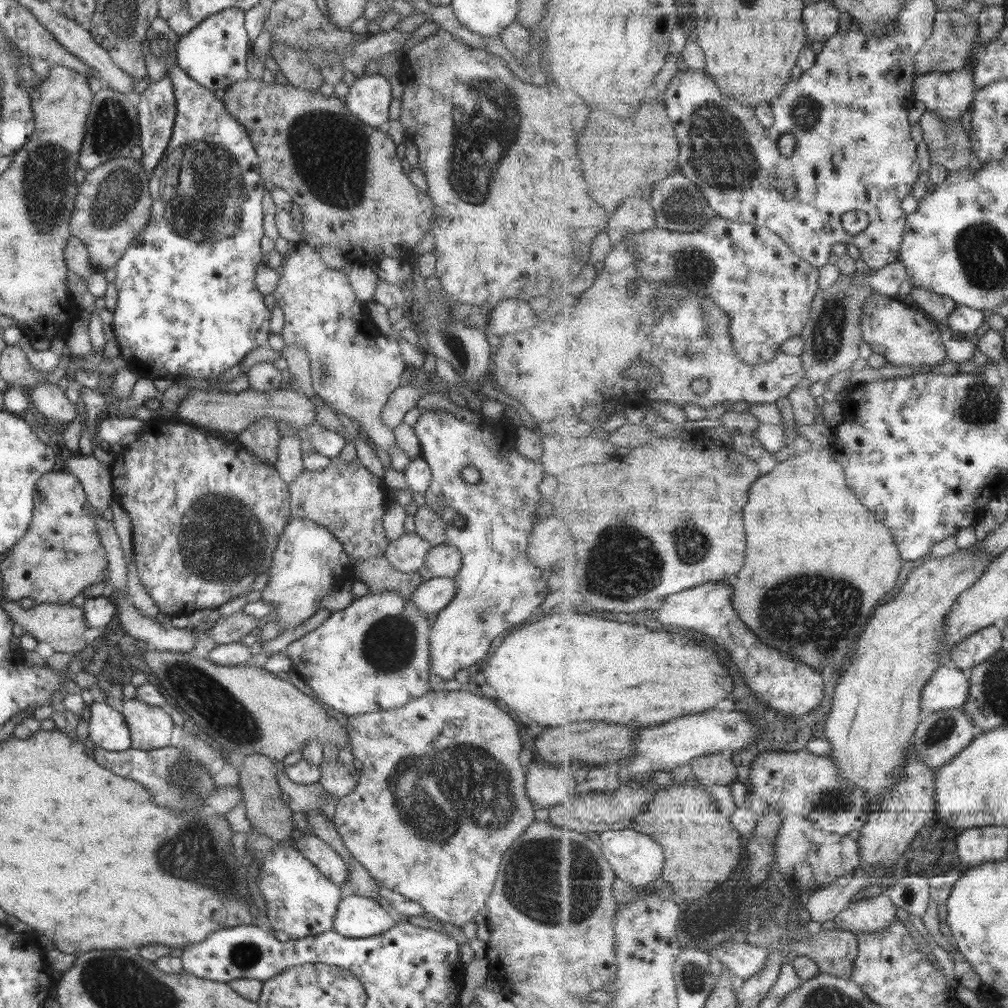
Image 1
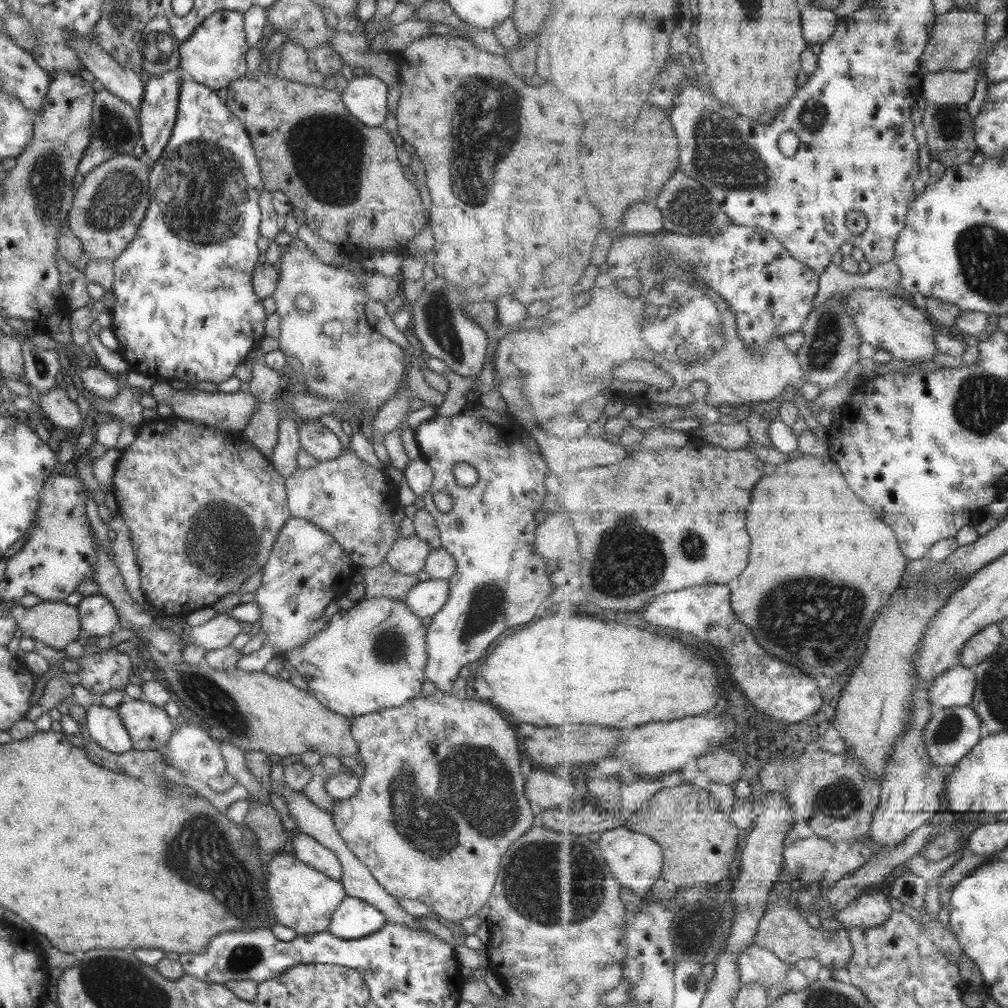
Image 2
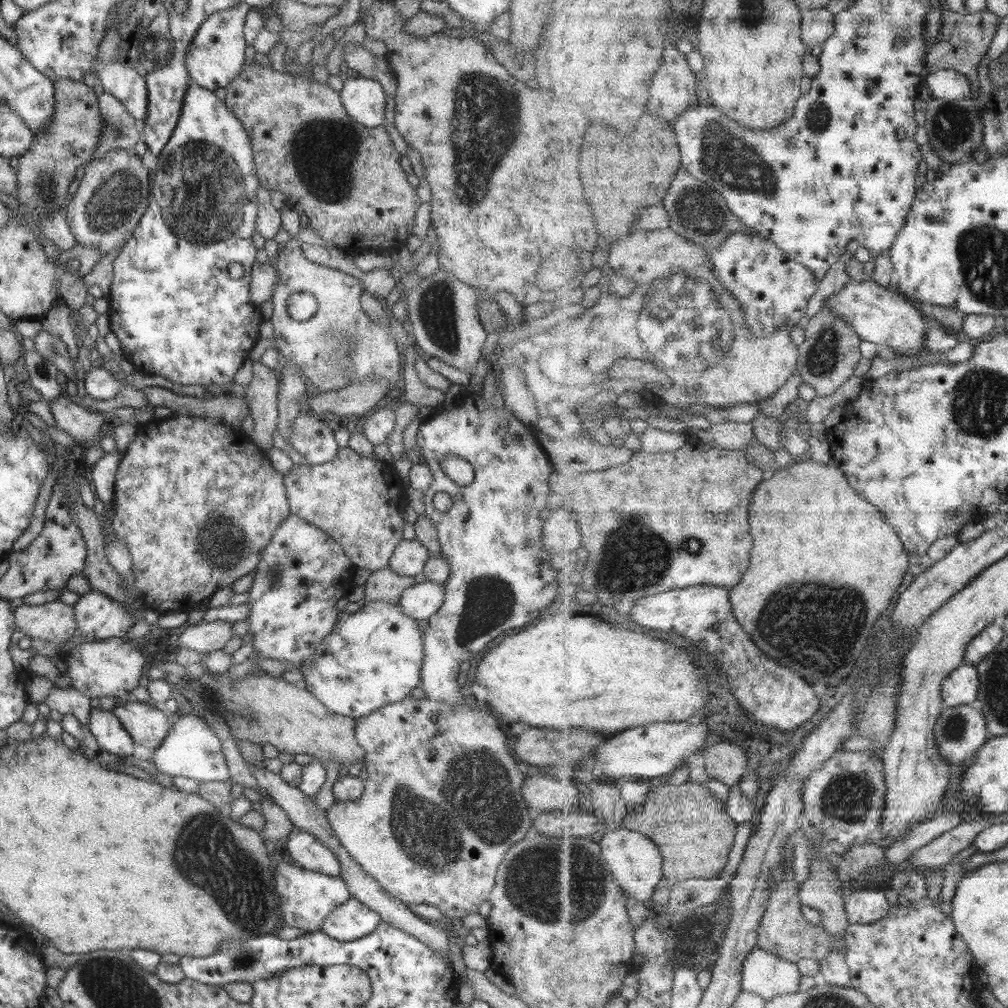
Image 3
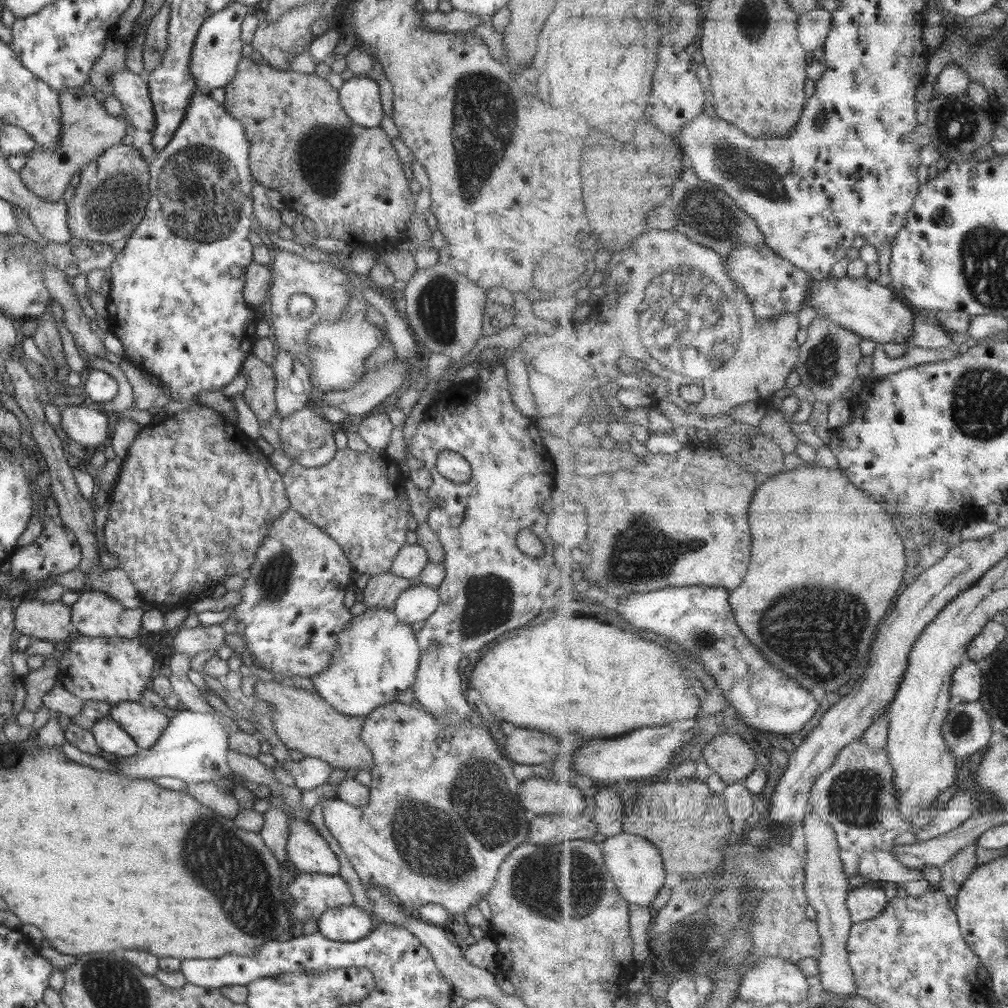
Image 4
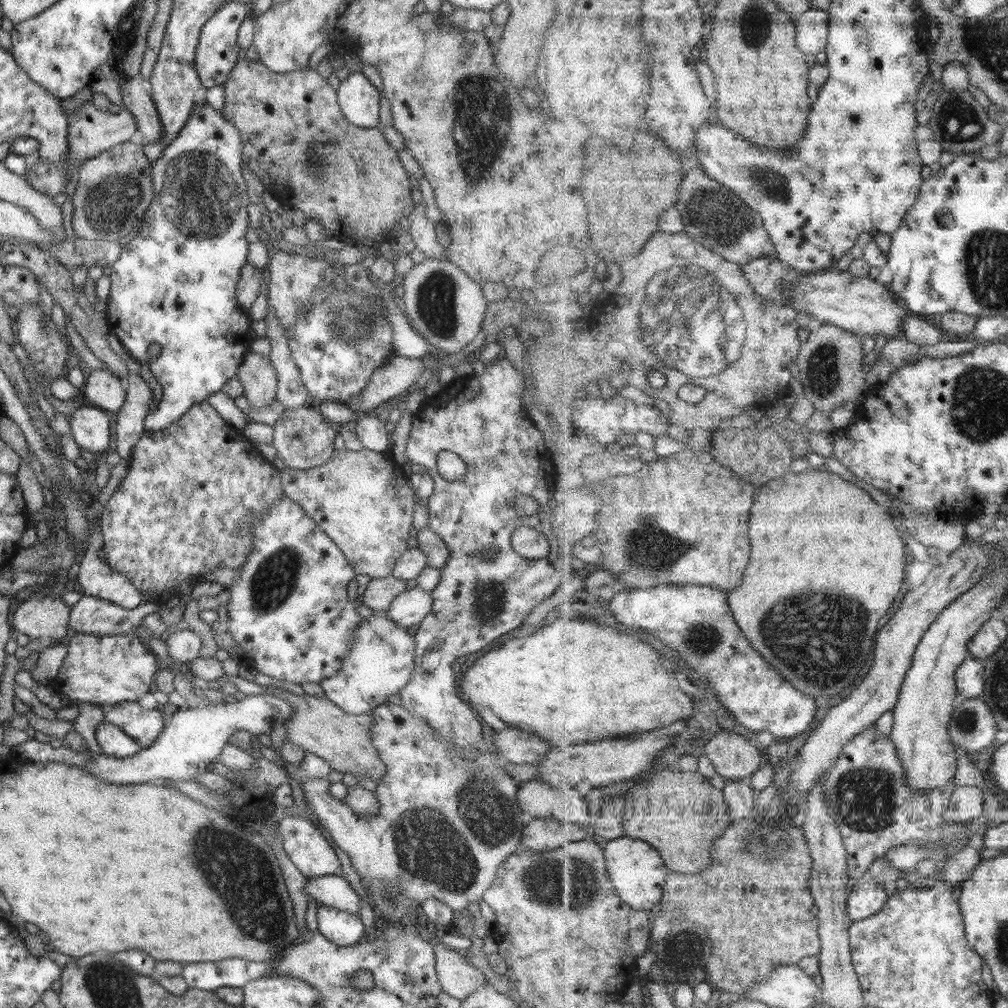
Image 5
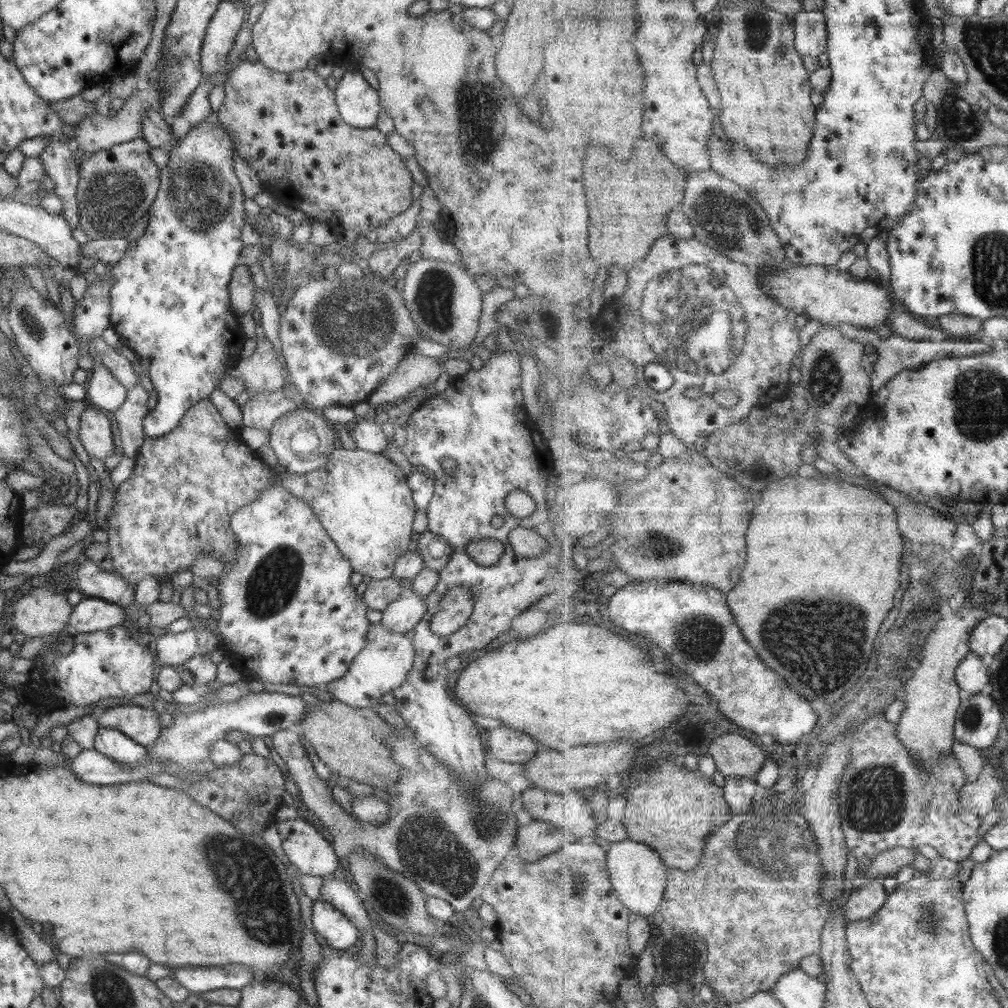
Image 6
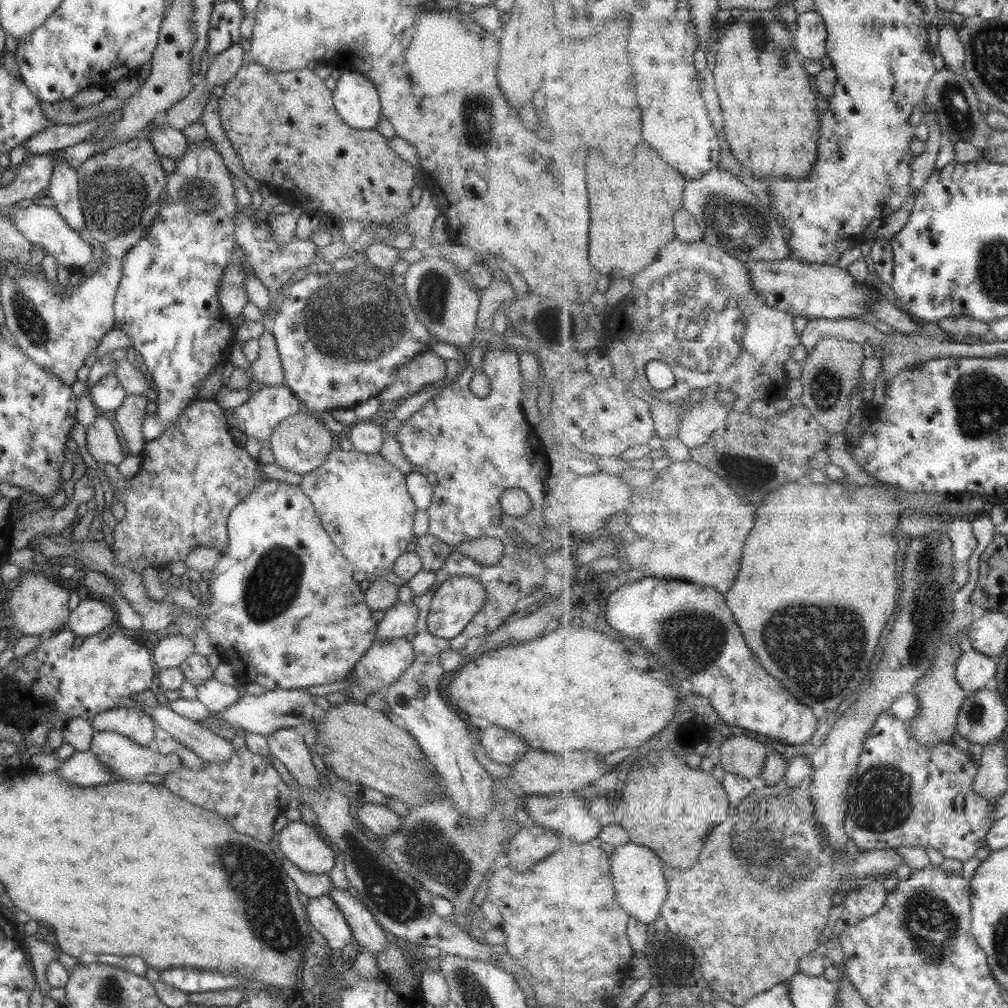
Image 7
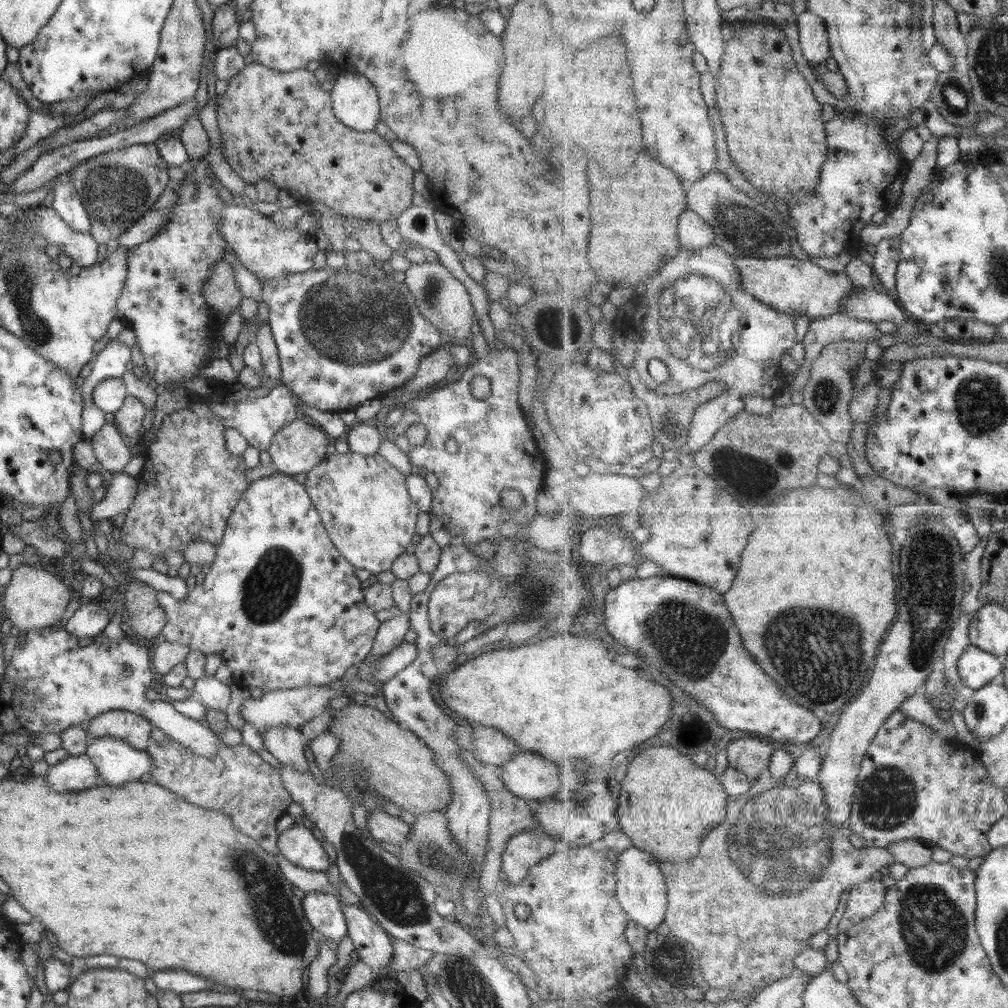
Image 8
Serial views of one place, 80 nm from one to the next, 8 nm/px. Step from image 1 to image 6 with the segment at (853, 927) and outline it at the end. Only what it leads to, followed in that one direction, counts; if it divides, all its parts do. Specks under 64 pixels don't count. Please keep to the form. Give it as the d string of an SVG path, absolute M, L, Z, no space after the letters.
M876 879L873 884L867 884L851 894L851 898L845 903L845 916L851 921L870 919L885 906L887 899L883 883Z

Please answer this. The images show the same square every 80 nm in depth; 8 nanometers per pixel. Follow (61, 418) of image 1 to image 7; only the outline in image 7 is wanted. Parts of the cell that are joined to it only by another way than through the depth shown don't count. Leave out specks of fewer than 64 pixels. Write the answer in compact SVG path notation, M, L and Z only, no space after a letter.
M98 411L94 421L85 428L85 446L95 462L117 466L123 458L111 422Z

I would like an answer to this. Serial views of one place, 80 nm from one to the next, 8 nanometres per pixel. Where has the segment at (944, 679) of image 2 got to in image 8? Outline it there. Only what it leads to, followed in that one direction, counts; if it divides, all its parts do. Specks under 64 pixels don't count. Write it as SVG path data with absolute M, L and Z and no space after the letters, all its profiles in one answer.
M970 643L957 661L957 670L966 689L976 691L993 682L1001 674L1003 664L994 653Z

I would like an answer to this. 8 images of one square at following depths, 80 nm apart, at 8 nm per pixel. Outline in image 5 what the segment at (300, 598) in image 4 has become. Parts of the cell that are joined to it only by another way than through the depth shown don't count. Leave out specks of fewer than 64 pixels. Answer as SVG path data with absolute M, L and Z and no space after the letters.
M285 496L281 497L277 503L273 503L271 507L267 507L261 515L257 515L250 522L250 528L248 529L250 530L249 534L253 536L253 539L251 539L251 553L247 555L247 560L240 567L238 579L234 580L230 588L227 588L230 599L227 605L225 605L228 616L228 620L225 623L225 631L232 636L237 646L243 650L244 656L253 660L251 662L253 667L250 668L255 668L255 670L265 674L265 676L270 676L277 680L286 680L287 682L299 685L303 682L318 683L322 678L330 677L340 667L340 660L354 639L354 630L359 626L359 622L362 622L362 619L357 614L357 610L355 610L357 605L355 605L355 602L347 601L347 593L345 591L347 582L354 578L353 567L326 534L315 526L315 523L301 511L301 508L297 507L295 503Z

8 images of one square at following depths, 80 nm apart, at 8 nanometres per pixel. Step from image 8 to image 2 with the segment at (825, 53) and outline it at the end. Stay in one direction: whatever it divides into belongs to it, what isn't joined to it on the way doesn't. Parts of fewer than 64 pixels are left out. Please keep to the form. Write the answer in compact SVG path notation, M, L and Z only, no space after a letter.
M809 5L802 9L803 36L810 44L825 44L837 31L835 12Z

